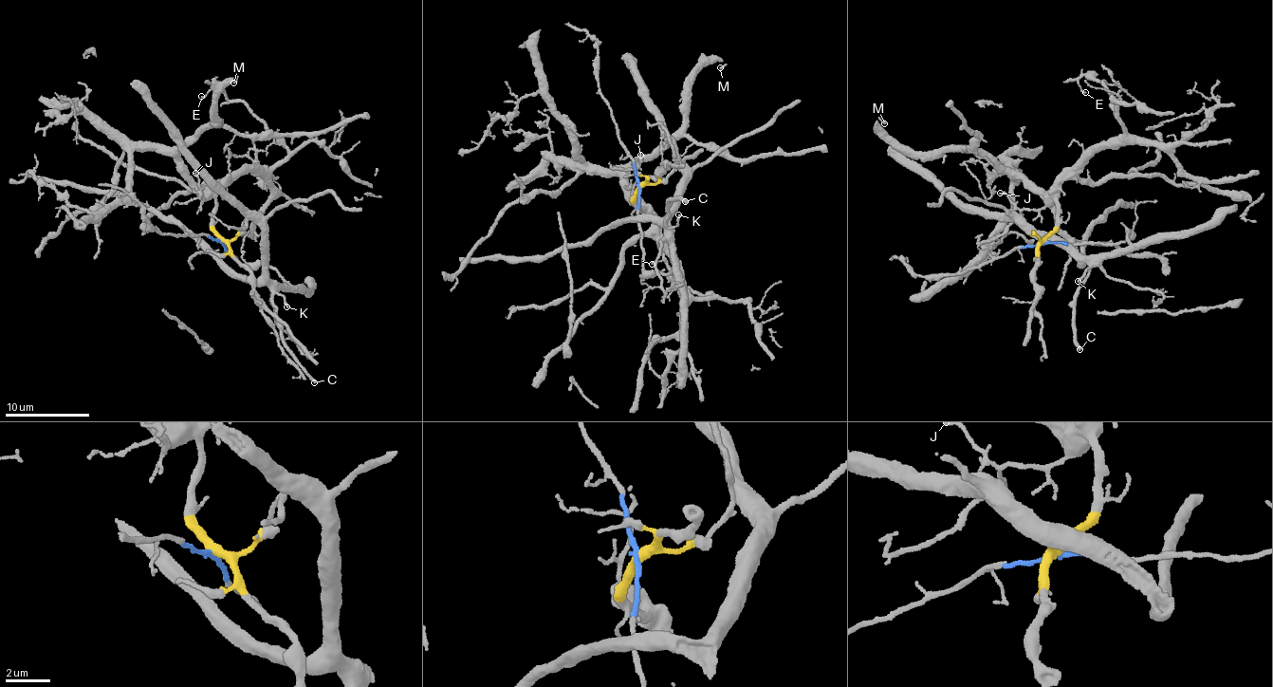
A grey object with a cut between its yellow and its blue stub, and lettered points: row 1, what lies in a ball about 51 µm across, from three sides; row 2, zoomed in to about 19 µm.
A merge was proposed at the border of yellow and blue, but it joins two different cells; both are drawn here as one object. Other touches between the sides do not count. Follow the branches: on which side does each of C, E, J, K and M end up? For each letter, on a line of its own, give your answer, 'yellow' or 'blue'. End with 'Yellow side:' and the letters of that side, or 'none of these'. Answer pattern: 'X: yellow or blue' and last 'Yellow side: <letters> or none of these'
C: blue
E: yellow
J: yellow
K: blue
M: yellow
Yellow side: E, J, M

